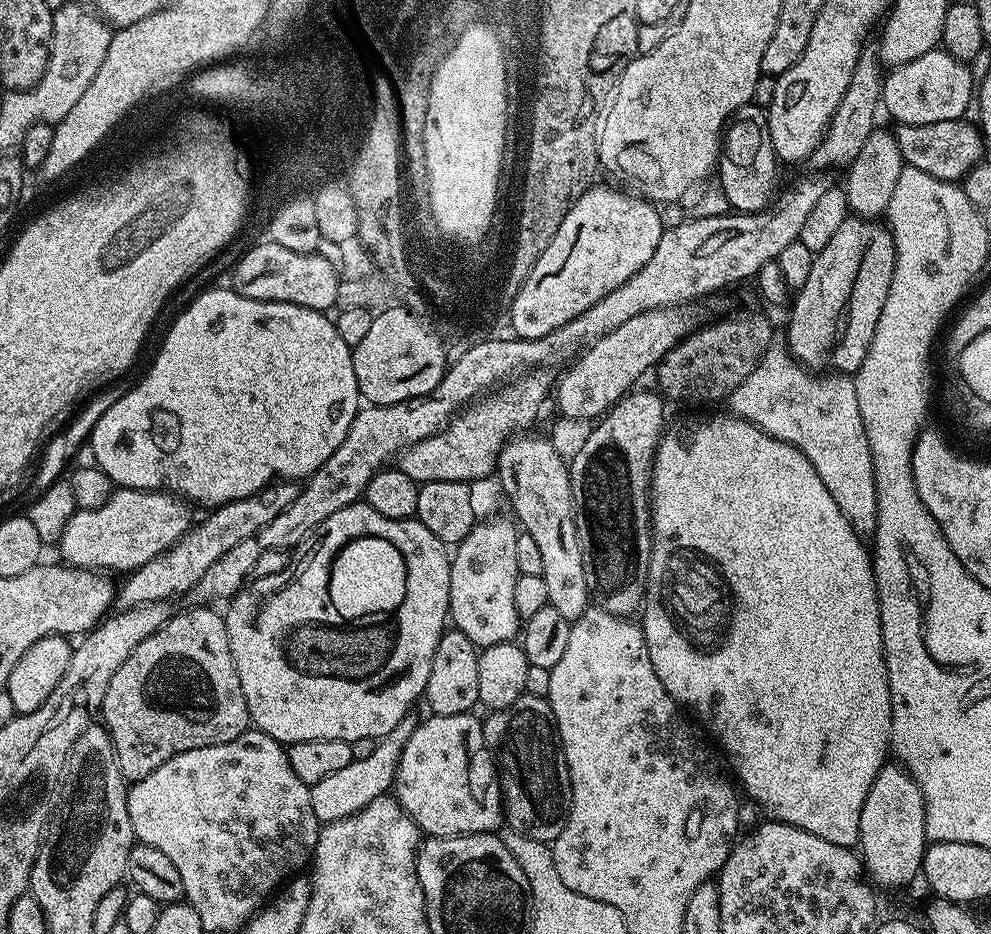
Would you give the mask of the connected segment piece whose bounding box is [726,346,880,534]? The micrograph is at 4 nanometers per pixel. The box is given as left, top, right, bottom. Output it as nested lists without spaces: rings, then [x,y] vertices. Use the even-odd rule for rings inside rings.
[[[773,346],[726,401],[731,415],[749,420],[766,434],[802,450],[830,490],[838,510],[861,534],[876,531],[878,498],[870,442],[858,414],[856,381],[848,374],[813,374],[784,346]]]

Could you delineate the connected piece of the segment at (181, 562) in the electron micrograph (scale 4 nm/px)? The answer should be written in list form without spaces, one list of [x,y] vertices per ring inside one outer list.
[[[280,480],[268,484],[262,490],[250,494],[246,498],[238,498],[229,504],[221,504],[213,507],[212,512],[204,521],[193,523],[188,533],[174,546],[170,546],[158,558],[150,558],[146,566],[135,568],[133,572],[127,573],[124,585],[117,587],[114,592],[114,604],[117,609],[137,608],[150,602],[172,602],[175,596],[184,596],[193,591],[196,583],[226,554],[228,550],[238,546],[238,542],[246,542],[258,530],[270,526],[294,498],[298,498],[301,485],[291,480]]]

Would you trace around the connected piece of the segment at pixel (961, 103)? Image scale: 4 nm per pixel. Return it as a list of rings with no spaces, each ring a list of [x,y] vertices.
[[[937,46],[914,62],[897,64],[892,73],[884,76],[884,89],[880,95],[883,111],[893,116],[896,124],[926,126],[930,122],[958,120],[965,115],[968,103],[974,100],[974,80],[965,61],[959,60],[943,47]]]

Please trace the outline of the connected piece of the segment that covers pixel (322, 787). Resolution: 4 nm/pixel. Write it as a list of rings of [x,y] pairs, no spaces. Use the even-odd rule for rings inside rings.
[[[412,714],[404,716],[402,722],[398,722],[398,726],[390,730],[390,734],[380,737],[374,746],[374,754],[369,754],[366,758],[353,759],[350,766],[346,766],[346,770],[338,770],[335,774],[322,778],[322,782],[311,785],[310,806],[314,806],[314,814],[320,819],[321,825],[333,824],[342,818],[358,814],[358,810],[370,806],[374,798],[385,795],[395,785],[402,750],[410,734],[414,734],[418,723],[417,717],[414,717]]]

